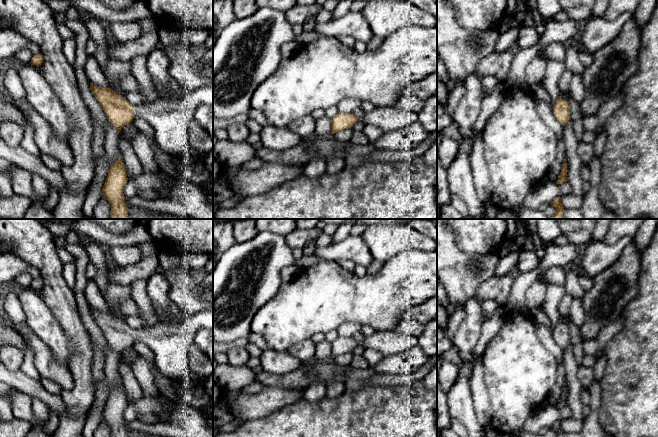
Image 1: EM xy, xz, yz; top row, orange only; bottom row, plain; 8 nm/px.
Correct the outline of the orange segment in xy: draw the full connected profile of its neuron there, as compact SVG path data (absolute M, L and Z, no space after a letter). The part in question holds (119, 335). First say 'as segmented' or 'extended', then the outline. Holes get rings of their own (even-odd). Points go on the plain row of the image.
extended; M213 305L186 317L181 323L158 321L155 325L132 329L125 321L111 312L90 307L90 313L102 330L108 345L121 355L134 341L147 345L154 355L160 373L181 382L190 371L189 347L200 329L213 330Z

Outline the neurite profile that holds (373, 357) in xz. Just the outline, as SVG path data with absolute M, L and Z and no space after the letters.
M365 349L363 356L368 361L370 366L376 365L384 358L381 353L373 349Z

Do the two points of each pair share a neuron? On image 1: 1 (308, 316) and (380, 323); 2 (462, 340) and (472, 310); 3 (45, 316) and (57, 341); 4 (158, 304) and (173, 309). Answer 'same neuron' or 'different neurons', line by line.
1: same neuron
2: same neuron
3: same neuron
4: same neuron

